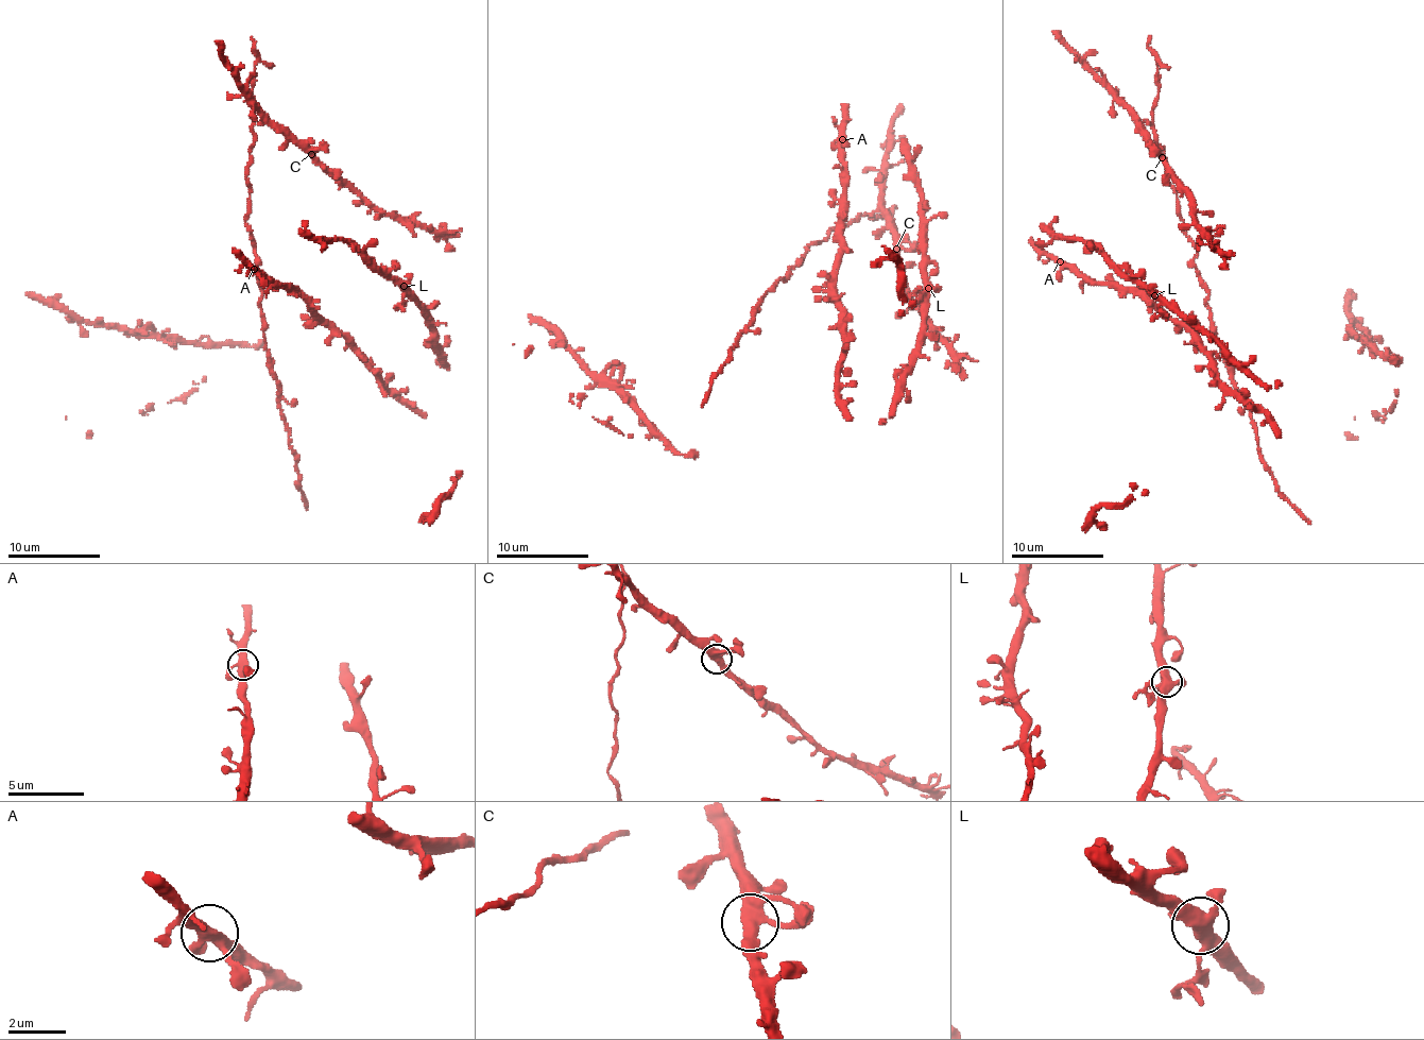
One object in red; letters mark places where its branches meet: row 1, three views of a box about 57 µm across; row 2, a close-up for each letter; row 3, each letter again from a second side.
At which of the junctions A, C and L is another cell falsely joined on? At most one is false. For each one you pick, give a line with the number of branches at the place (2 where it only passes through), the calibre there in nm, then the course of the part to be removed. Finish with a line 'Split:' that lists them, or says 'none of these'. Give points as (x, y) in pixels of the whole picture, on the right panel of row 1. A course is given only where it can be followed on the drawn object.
Split: none of these

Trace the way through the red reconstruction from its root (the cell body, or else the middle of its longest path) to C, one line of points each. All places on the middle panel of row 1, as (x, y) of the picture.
C: (803, 259), (805, 248), (825, 240), (828, 231), (875, 211), (881, 211), (896, 249)

